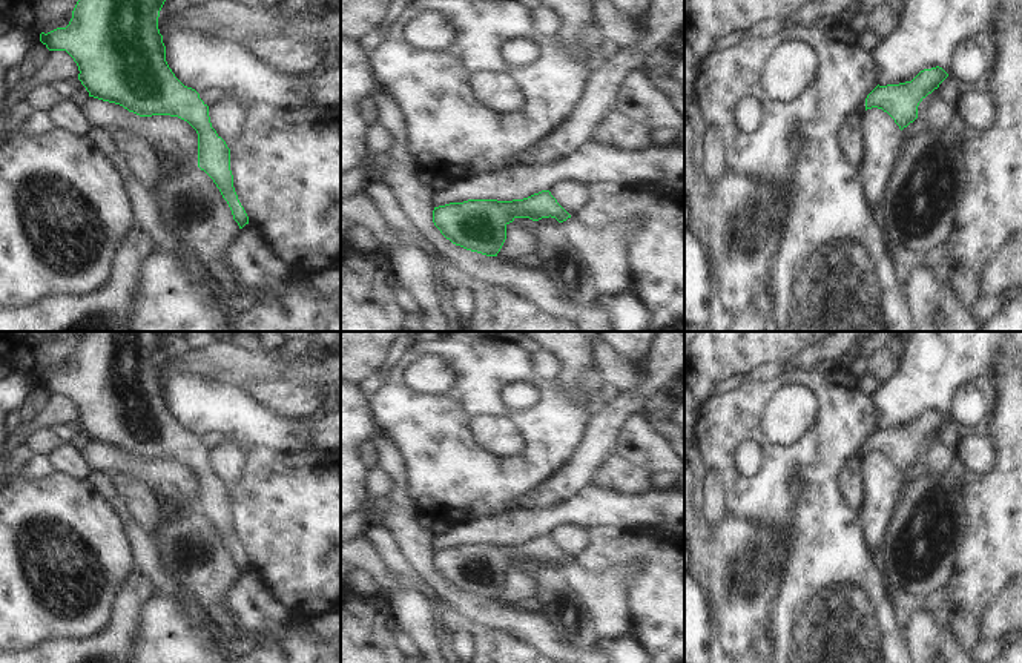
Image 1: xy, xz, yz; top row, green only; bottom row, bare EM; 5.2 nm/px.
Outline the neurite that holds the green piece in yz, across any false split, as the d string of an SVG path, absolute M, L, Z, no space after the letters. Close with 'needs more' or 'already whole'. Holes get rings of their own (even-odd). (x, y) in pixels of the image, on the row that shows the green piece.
M936 66L921 71L912 81L876 86L865 98L865 110L872 107L887 112L902 130L918 118L919 103L948 77Z; already whole

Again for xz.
M542 190L523 200L468 200L434 207L433 223L453 244L486 256L497 256L506 226L516 218L556 218L566 241L592 275L600 296L625 295L631 285L626 249L640 229L641 215L625 216L605 227L586 227Z; needs more

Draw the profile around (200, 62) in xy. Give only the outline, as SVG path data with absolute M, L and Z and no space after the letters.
M181 29L163 34L163 43L175 77L198 94L213 87L244 106L265 103L285 110L312 106L310 75L275 71L238 43Z

